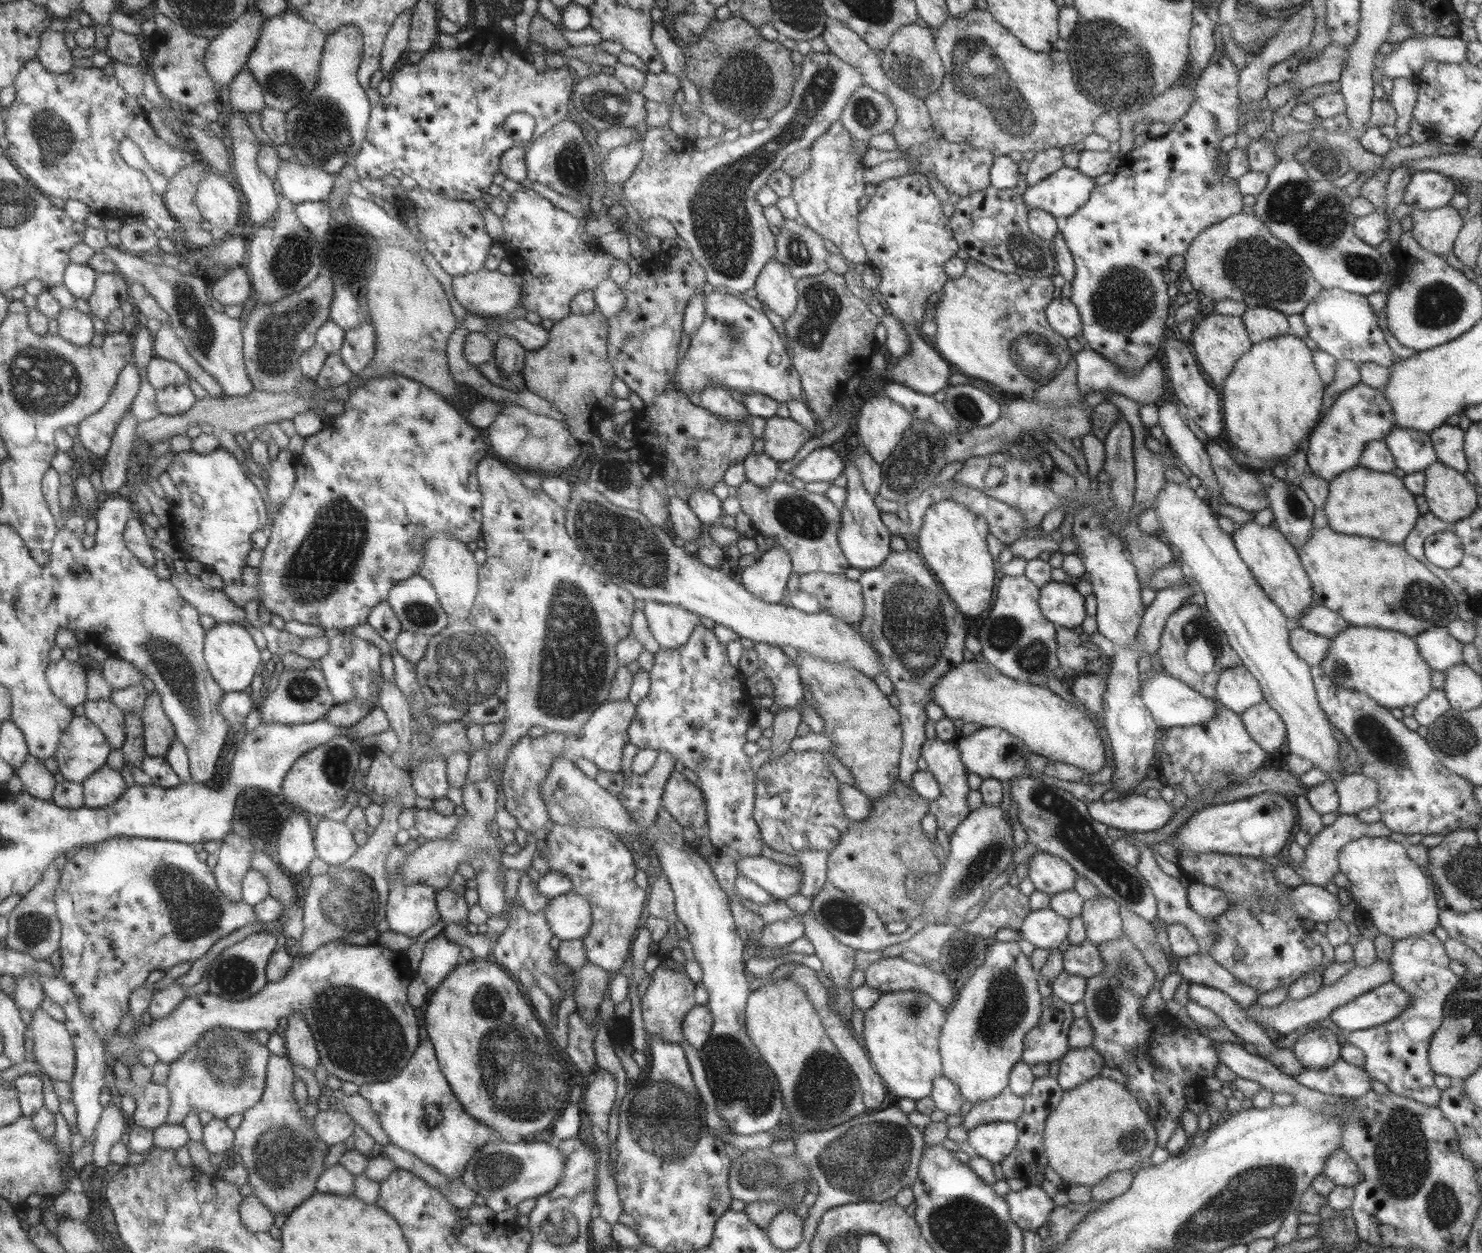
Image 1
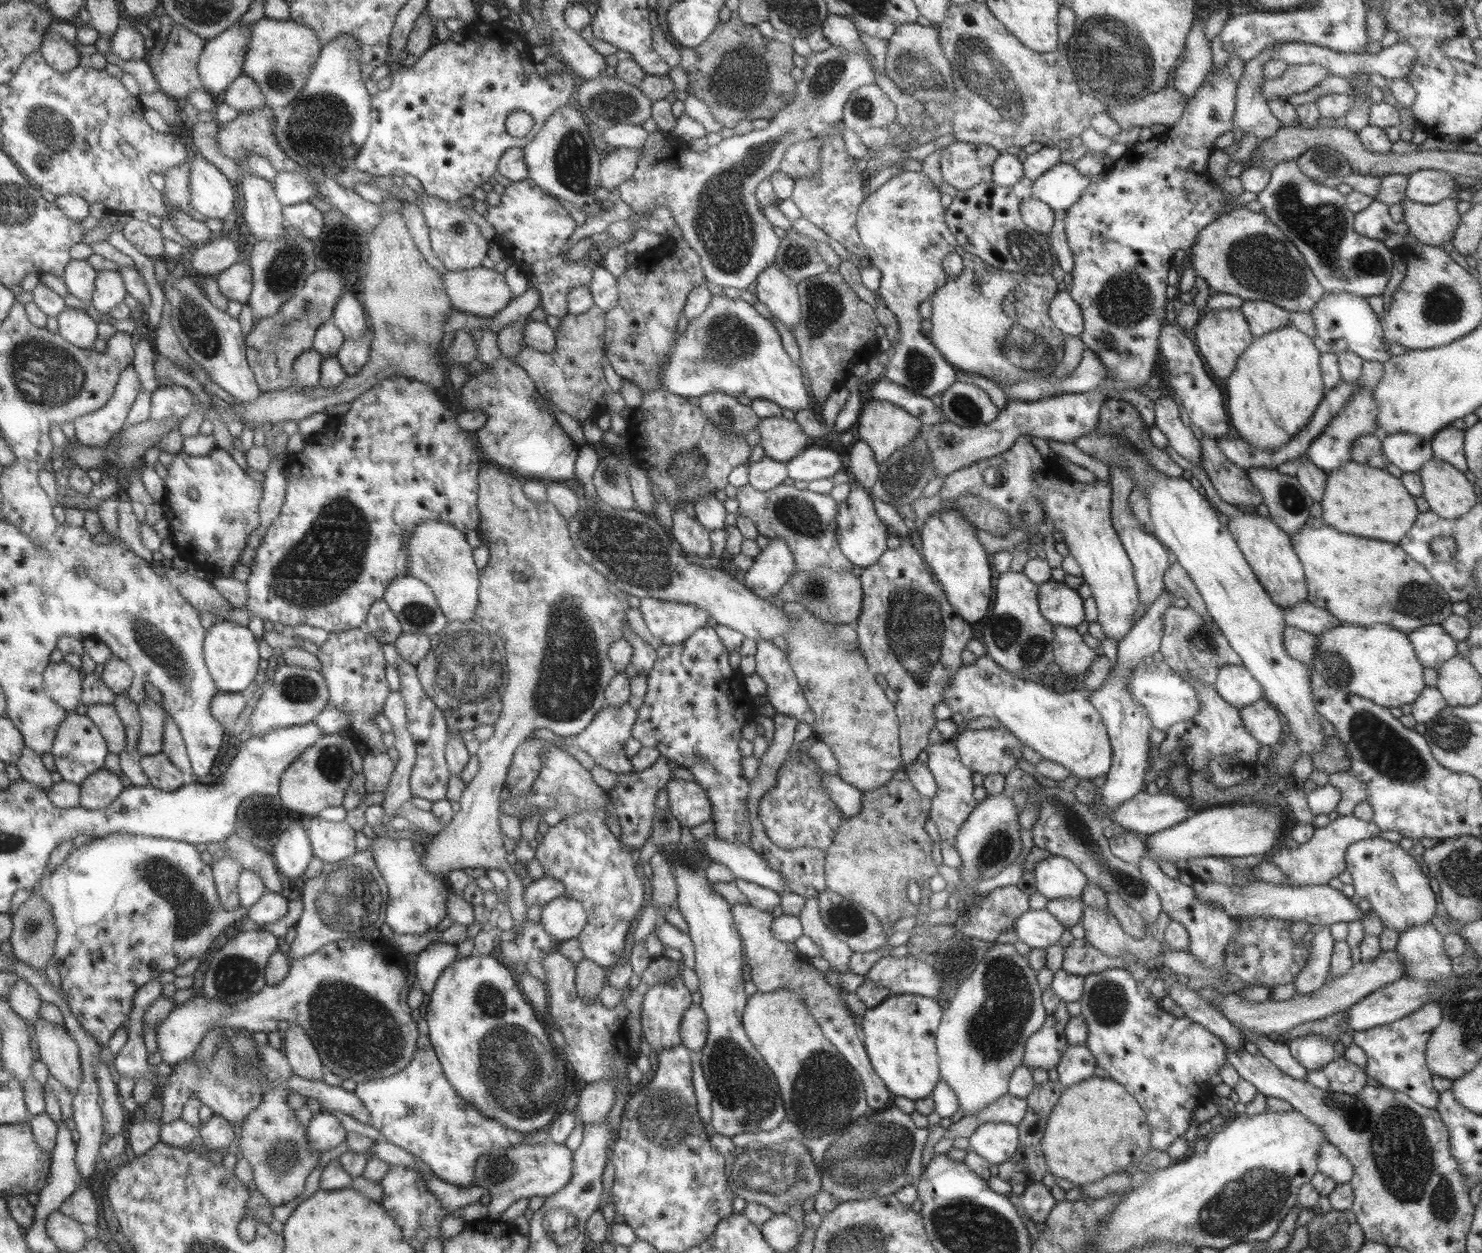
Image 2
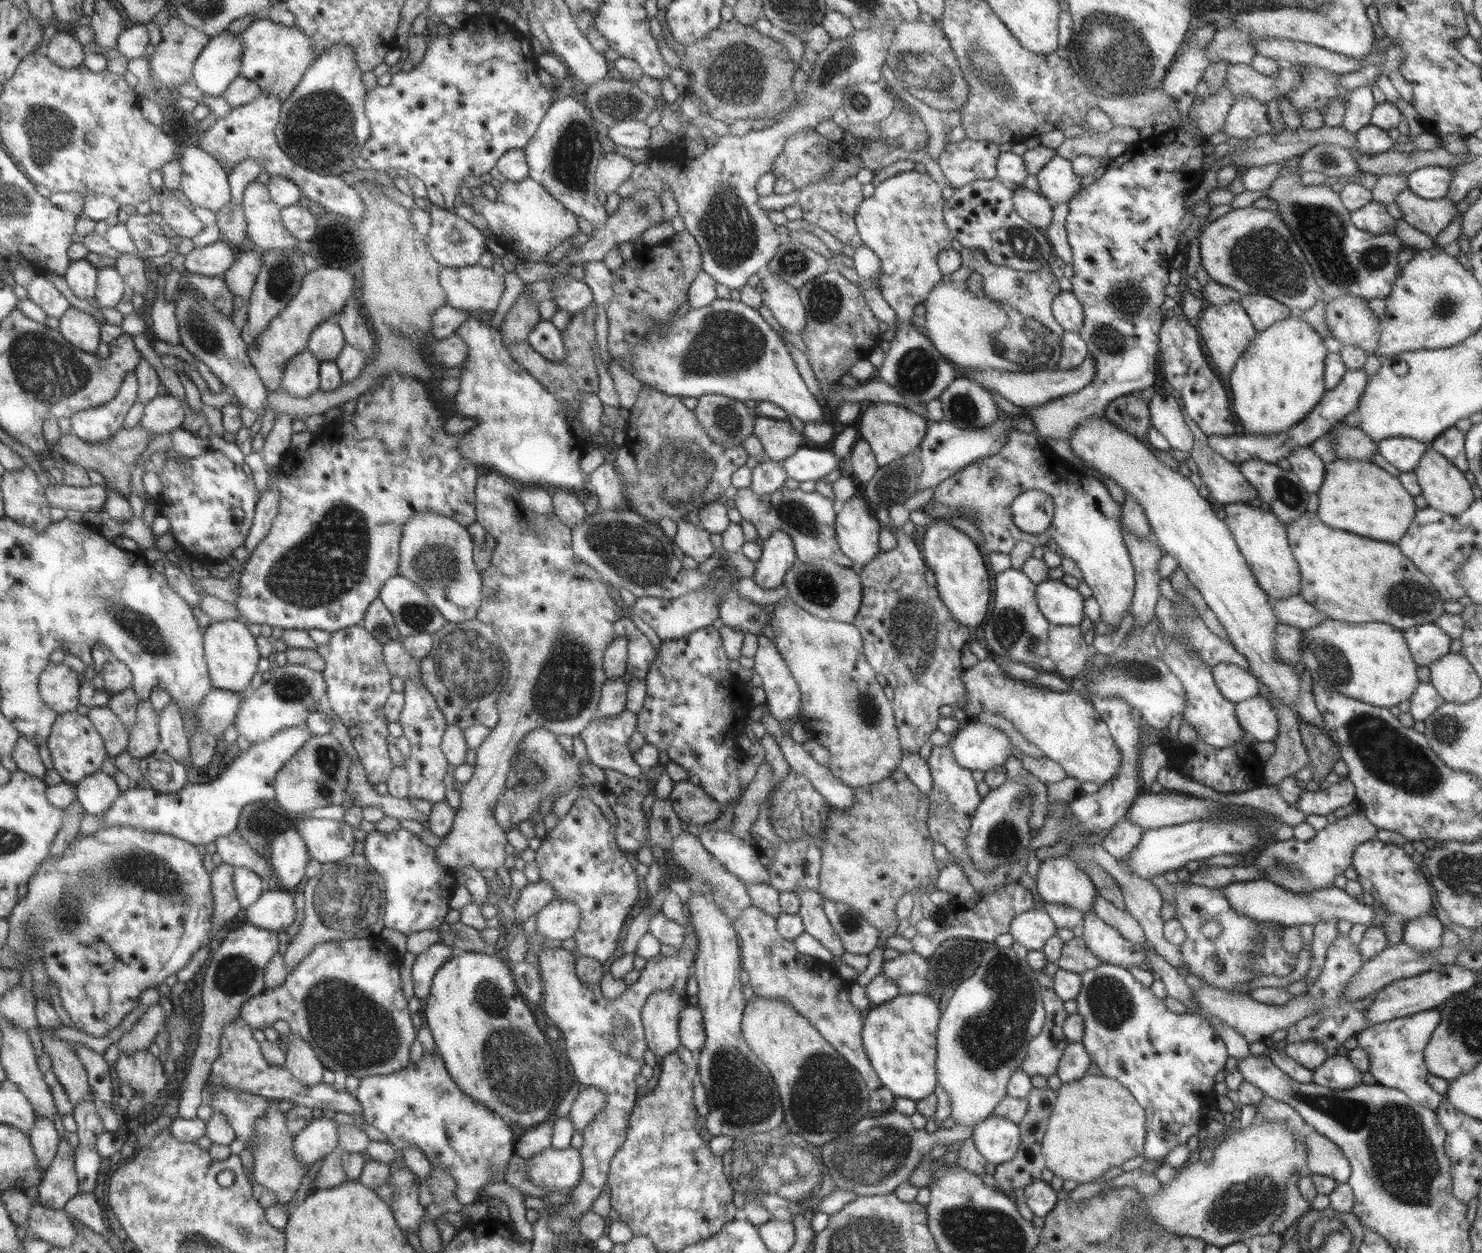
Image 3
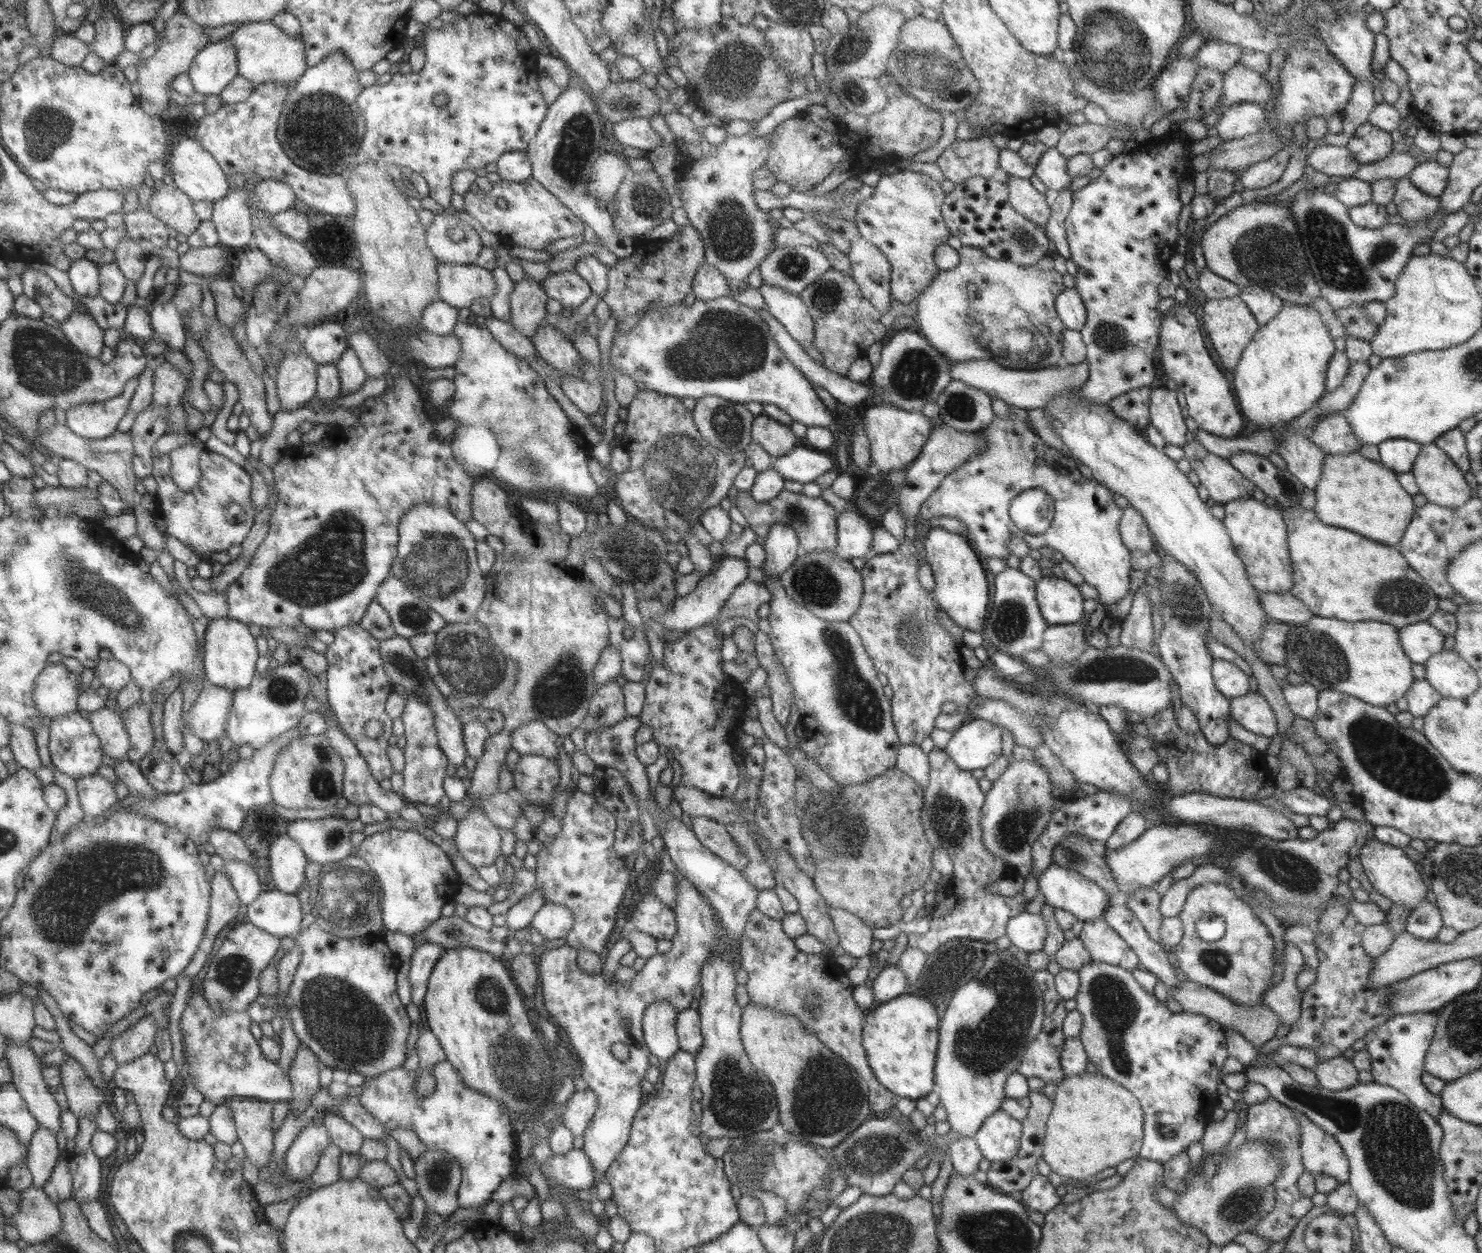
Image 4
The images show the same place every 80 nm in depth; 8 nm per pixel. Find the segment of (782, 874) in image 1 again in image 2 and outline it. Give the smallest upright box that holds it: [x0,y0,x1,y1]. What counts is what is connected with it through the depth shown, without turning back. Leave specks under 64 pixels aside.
[703,836,785,894]

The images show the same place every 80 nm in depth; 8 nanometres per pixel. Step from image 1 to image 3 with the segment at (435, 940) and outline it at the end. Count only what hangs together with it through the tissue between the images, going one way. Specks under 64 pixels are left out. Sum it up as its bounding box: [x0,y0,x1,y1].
[411,942,453,1000]

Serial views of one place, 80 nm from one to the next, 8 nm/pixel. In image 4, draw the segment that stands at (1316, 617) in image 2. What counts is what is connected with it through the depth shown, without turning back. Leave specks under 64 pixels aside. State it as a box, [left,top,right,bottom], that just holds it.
[1258,592,1314,626]

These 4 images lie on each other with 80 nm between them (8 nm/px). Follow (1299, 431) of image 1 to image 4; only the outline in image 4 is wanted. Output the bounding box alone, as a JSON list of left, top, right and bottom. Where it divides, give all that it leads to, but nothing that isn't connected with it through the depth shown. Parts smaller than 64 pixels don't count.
[1233,304,1333,428]

